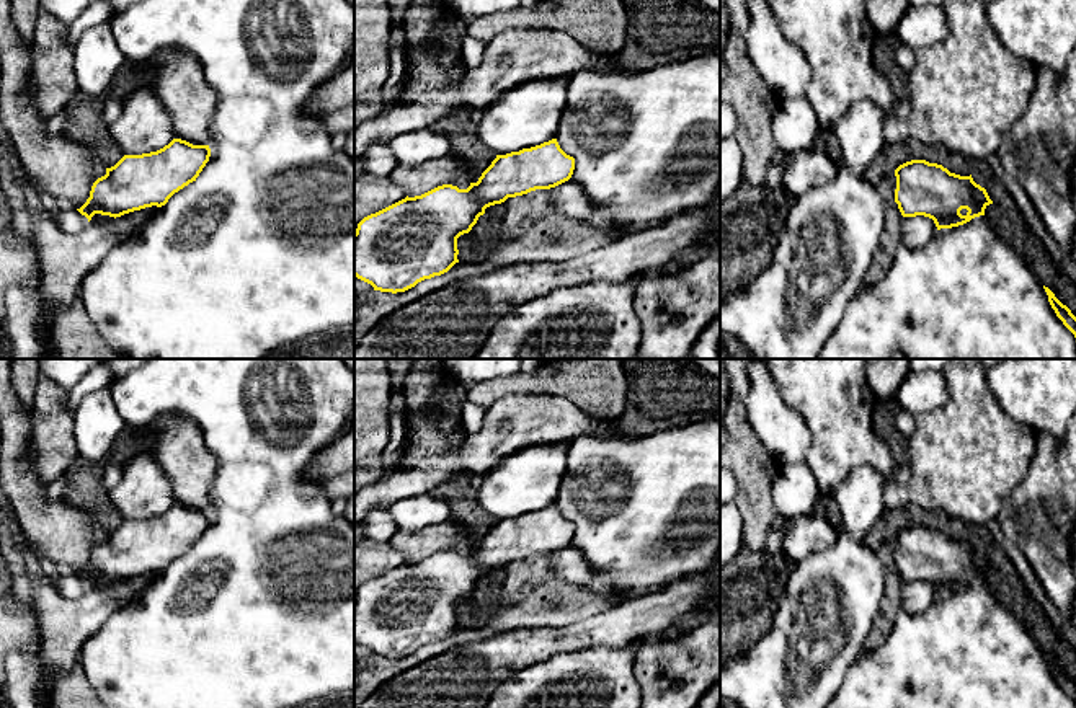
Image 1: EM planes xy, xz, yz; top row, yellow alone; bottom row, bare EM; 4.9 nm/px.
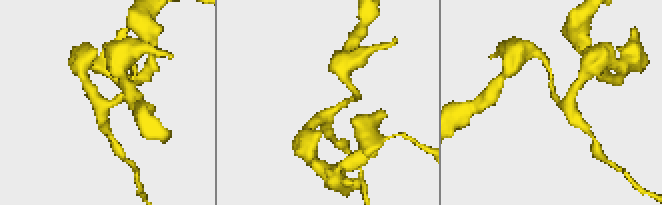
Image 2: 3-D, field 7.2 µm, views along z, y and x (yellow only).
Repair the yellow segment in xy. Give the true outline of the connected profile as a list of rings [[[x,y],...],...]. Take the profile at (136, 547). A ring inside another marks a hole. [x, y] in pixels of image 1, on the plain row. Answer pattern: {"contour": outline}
{"contour": [[[173,504],[157,517],[124,520],[114,532],[106,533],[104,542],[93,548],[90,563],[77,576],[90,587],[95,579],[116,584],[152,571],[162,573],[175,558],[196,546],[209,522],[209,511],[193,511],[181,504]]]}

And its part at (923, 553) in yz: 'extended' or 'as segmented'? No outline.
as segmented

